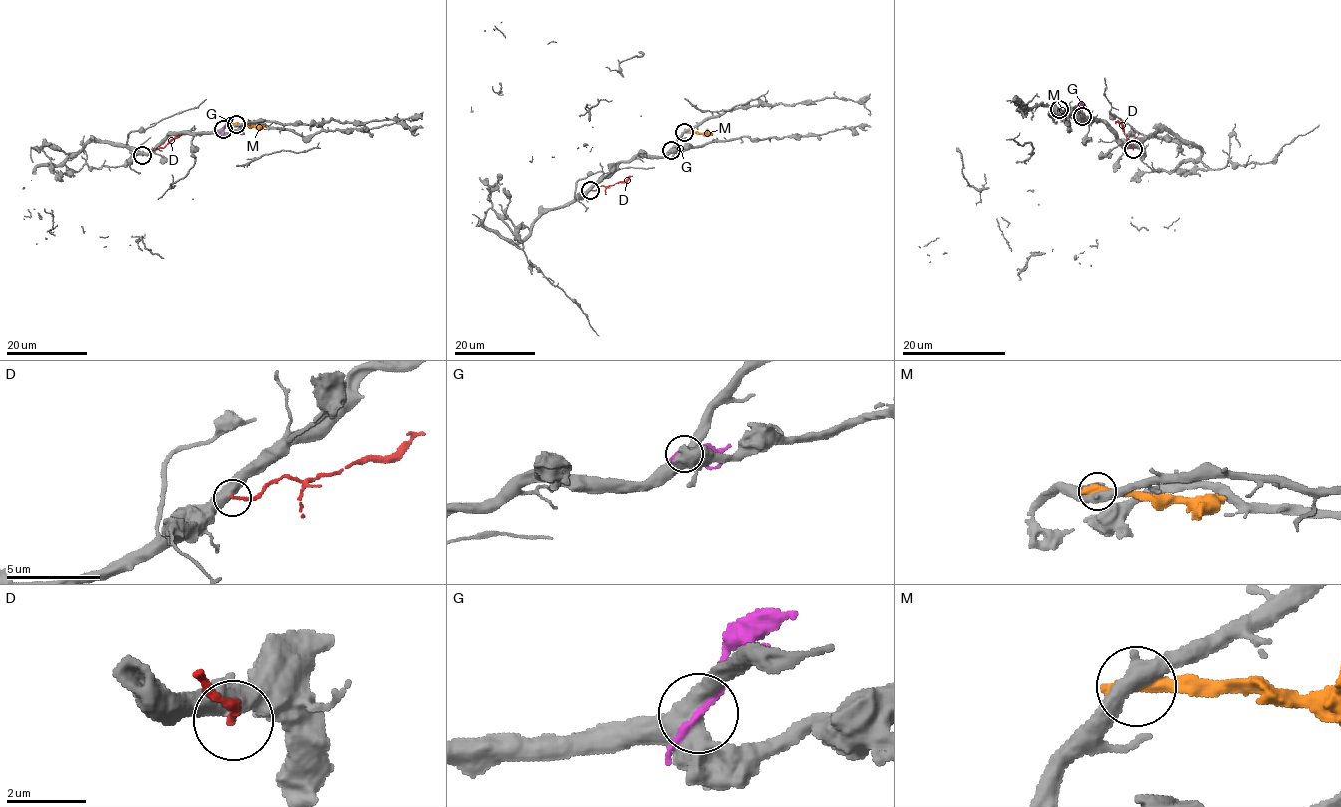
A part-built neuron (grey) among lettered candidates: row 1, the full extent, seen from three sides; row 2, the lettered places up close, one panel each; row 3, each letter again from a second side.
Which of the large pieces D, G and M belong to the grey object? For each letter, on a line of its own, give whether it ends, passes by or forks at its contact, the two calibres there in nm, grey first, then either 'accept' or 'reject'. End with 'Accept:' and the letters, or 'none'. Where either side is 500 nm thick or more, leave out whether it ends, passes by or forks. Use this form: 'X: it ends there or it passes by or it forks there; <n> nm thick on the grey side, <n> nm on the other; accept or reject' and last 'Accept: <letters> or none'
D: 550 nm thick on the grey side, 170 nm on the other; reject
G: 550 nm thick on the grey side, 150 nm on the other; reject
M: it ends there; 440 nm thick on the grey side, 480 nm on the other; reject
Accept: none

